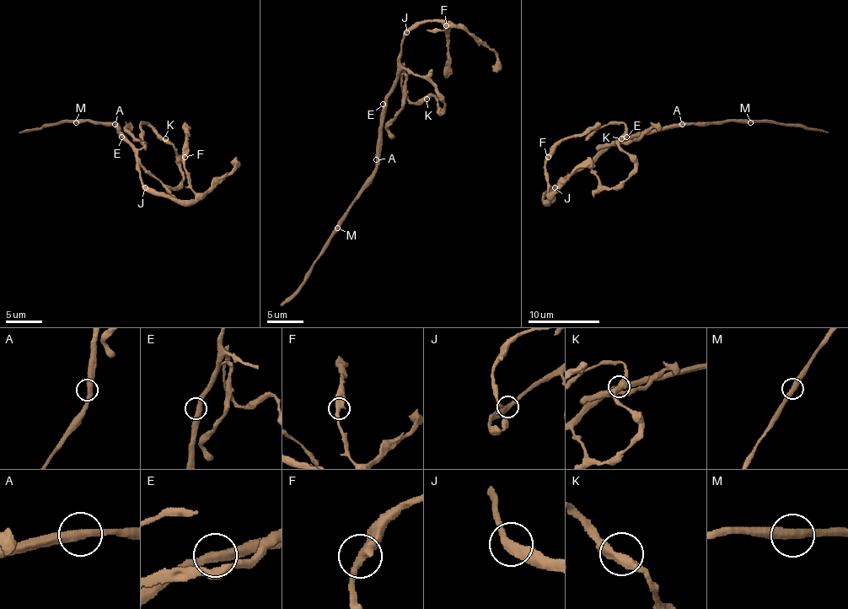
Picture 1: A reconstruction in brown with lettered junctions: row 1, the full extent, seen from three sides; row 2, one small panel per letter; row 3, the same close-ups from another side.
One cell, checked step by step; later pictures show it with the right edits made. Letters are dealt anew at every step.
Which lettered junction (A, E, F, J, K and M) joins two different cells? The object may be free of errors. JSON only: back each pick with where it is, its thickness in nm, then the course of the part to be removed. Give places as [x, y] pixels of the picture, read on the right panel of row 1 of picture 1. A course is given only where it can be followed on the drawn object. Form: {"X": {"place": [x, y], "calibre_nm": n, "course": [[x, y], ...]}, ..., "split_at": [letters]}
{"split_at": []}

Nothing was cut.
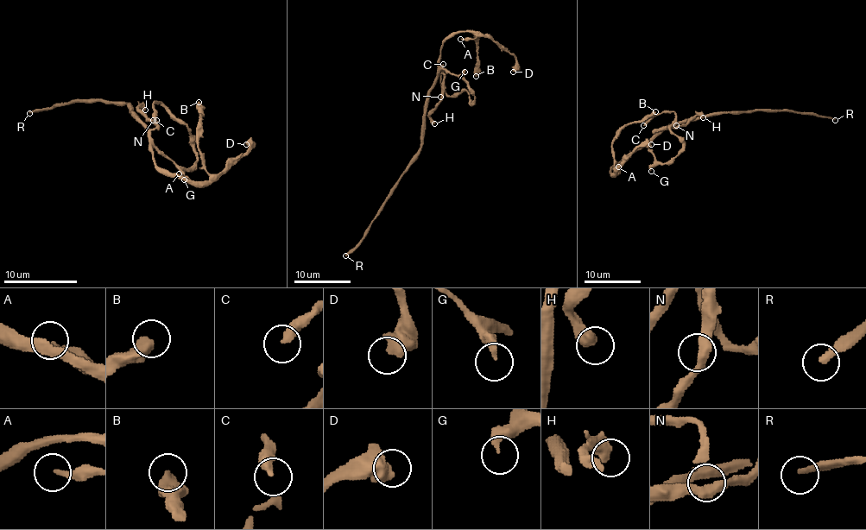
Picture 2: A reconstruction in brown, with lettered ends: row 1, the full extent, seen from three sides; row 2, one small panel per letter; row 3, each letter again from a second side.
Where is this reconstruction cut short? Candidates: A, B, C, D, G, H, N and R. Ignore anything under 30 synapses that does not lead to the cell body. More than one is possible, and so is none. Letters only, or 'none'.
R

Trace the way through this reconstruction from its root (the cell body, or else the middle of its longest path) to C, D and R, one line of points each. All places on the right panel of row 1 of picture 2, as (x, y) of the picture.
C: (669, 124), (647, 144), (658, 160), (669, 162), (682, 147), (671, 129), (675, 113), (655, 114), (643, 125)
D: (669, 124), (632, 149), (611, 173), (638, 147), (651, 144)
R: (669, 124), (723, 113), (757, 110), (815, 113), (835, 120)

